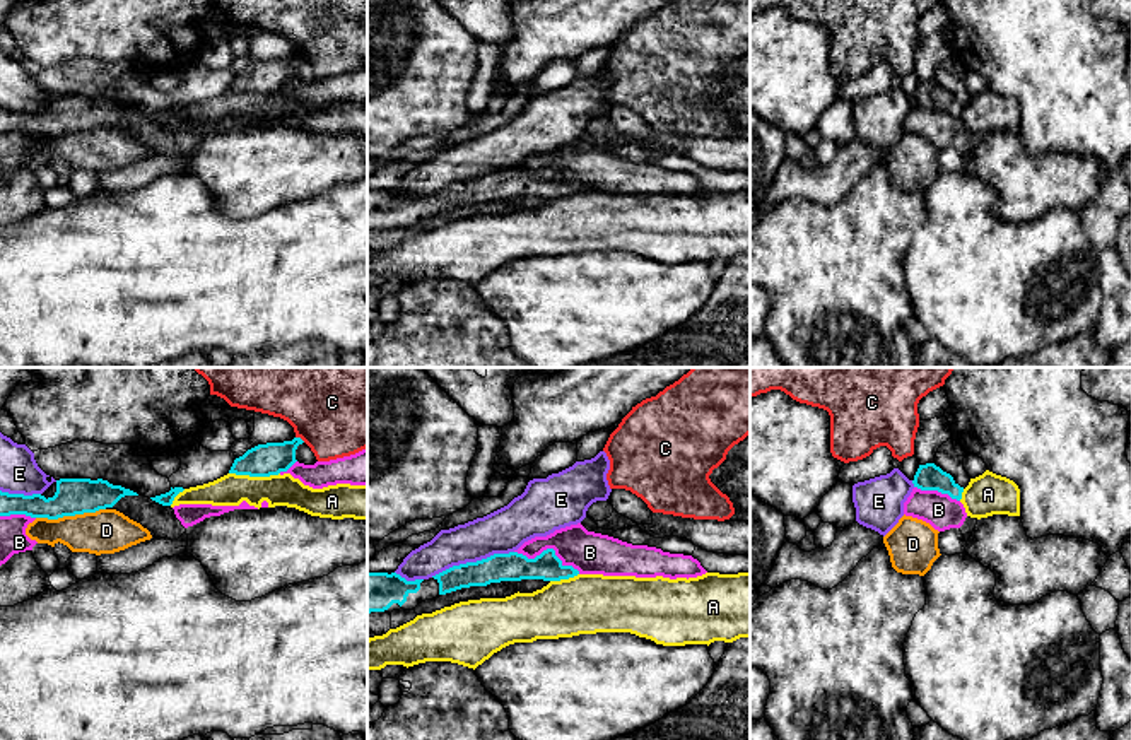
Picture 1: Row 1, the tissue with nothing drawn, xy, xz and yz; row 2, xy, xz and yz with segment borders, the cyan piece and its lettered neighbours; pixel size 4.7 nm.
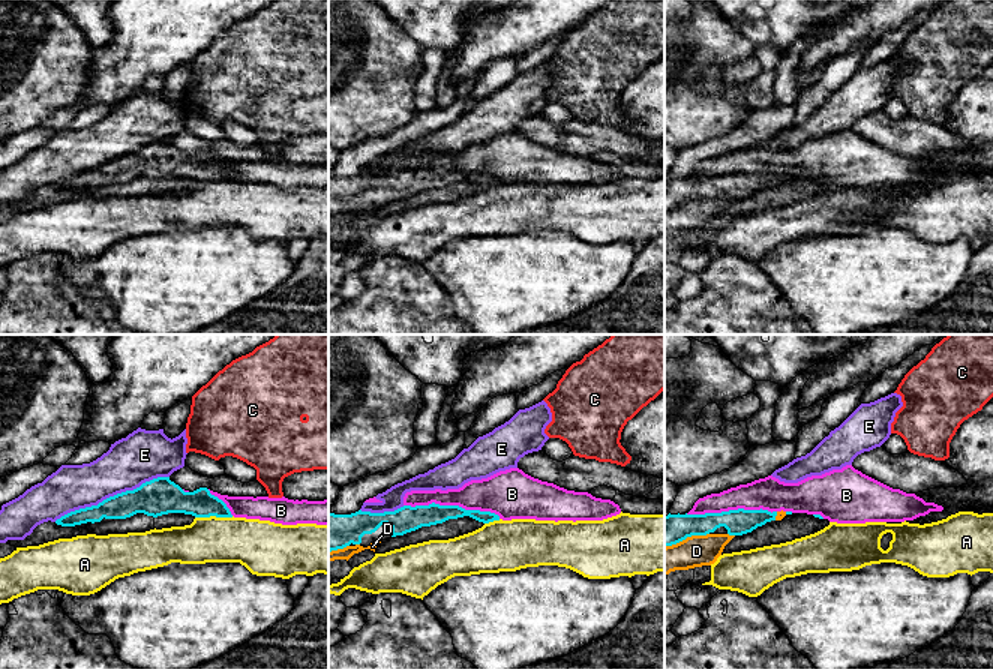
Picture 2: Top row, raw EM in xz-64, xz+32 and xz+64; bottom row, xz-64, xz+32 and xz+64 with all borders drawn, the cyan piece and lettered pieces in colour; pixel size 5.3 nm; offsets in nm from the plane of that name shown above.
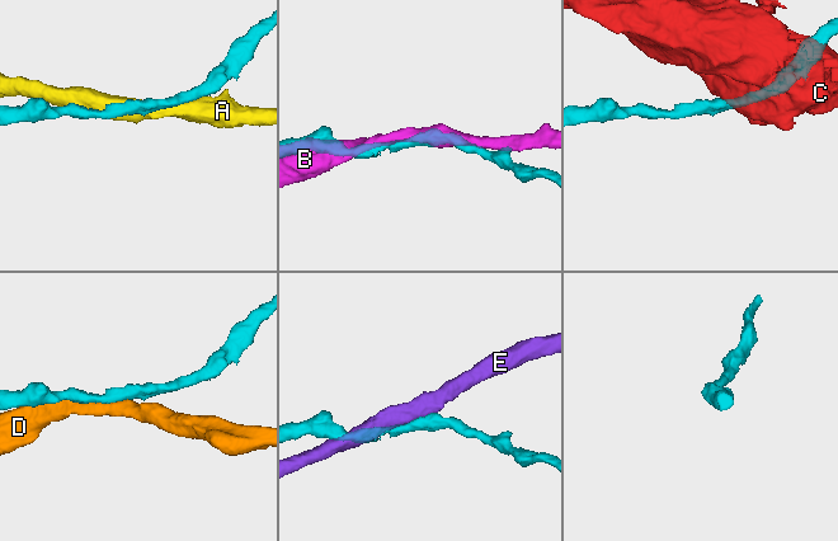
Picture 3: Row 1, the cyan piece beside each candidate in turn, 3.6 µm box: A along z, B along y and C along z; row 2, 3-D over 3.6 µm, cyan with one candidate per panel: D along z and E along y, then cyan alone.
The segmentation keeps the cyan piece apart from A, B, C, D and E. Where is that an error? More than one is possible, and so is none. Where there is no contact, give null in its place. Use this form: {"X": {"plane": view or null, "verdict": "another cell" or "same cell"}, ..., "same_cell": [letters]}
{"A": {"plane": "xy", "verdict": "another cell"}, "B": {"plane": "xz", "verdict": "another cell"}, "C": {"plane": "xy", "verdict": "another cell"}, "D": {"plane": "xy", "verdict": "another cell"}, "E": {"plane": "xz", "verdict": "another cell"}, "same_cell": []}

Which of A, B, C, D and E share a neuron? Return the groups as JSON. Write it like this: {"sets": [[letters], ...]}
{"sets": [["A", "C"], ["B"], ["D"], ["E"]]}

